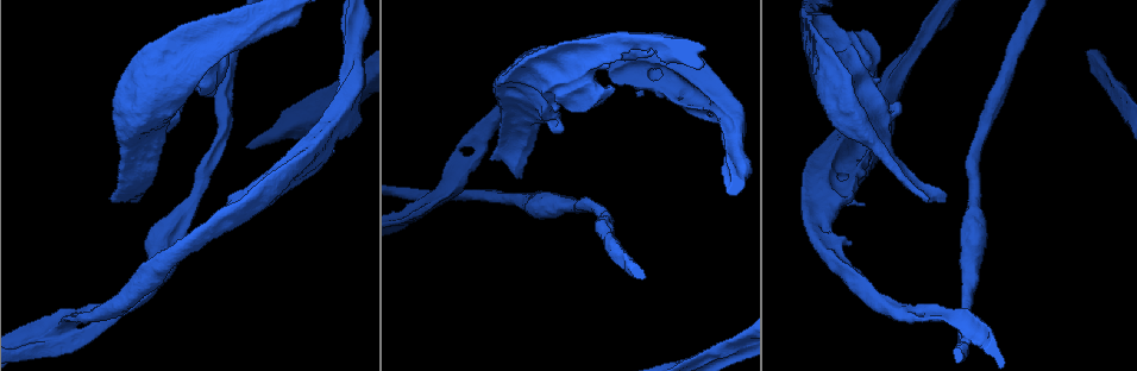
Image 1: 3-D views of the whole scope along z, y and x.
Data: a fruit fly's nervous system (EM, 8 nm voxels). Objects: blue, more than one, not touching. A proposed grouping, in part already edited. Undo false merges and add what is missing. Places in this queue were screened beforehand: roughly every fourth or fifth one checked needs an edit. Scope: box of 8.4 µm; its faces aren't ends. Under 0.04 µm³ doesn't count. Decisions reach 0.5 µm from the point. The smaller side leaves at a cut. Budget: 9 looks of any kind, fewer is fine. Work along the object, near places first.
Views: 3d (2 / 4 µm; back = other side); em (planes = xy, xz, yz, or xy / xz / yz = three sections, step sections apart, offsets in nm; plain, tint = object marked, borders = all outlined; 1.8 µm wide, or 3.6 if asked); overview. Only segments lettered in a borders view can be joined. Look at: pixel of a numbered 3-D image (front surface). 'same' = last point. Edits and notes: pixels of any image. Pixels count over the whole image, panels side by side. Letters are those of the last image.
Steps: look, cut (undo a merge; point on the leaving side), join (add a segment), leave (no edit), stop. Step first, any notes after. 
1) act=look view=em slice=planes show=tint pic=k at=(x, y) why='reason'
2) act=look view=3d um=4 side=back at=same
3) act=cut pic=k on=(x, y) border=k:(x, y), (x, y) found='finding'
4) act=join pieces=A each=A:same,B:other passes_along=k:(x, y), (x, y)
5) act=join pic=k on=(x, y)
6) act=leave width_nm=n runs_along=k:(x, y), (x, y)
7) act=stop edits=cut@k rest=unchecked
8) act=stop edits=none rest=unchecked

act=look view=3d um=4 side=back pic=1 at=(149, 133)

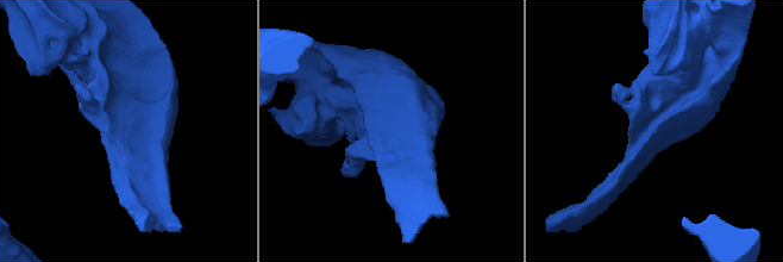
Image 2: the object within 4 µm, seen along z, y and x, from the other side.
act=look view=em um=3.6 slice=planes show=borders pic=2 at=(123, 131)

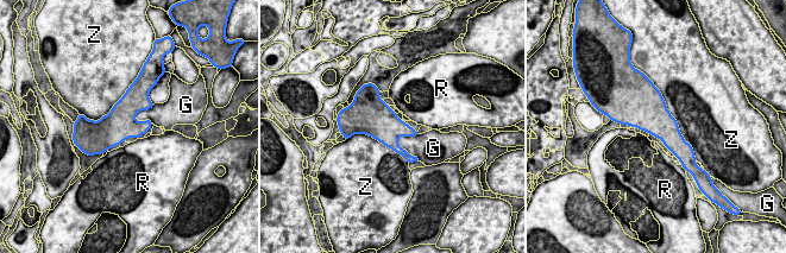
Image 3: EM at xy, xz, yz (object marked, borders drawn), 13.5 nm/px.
act=leave width_nm=420 each=G:other,R:other,Z:other found='continuous, no second neuron'

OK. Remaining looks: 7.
act=look view=em slice=planes show=borders pic=1 at=(521, 179) why='free end'

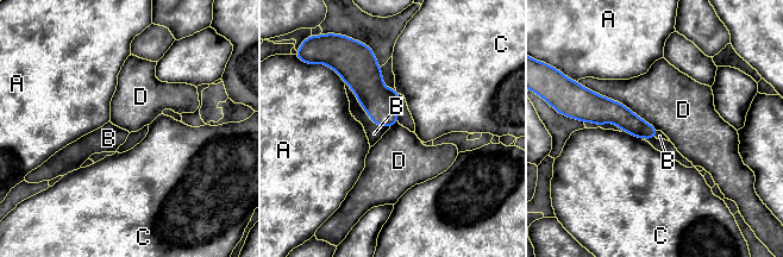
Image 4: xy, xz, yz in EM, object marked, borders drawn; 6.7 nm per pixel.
act=join pieces=B width_nm=130 each=A:other,B:same,C:other,D:other passes_along=4:(362, 73), (364, 110), (374, 133) found='it goes on there'

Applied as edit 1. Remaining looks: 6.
act=look view=em slice=yz step=8 show=tint pic=1 at=(851, 244)

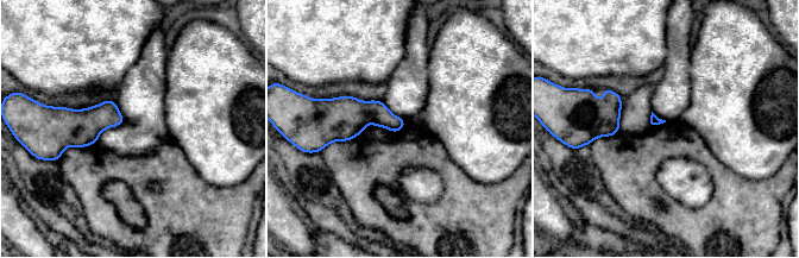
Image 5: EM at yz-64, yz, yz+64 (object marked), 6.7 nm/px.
act=look view=em slice=planes show=borders at=same

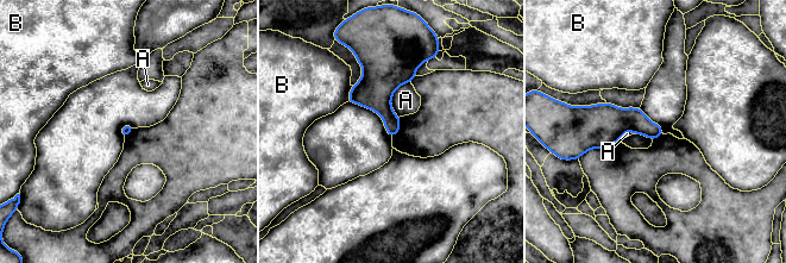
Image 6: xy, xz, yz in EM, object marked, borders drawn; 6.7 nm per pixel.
act=leave each=A:other,B:other border=6:(410, 81), (392, 95), (398, 117) found='none of them fits'

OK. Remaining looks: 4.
act=look view=em slice=planes show=borders pic=1 at=(864, 204) why='branch stops here'

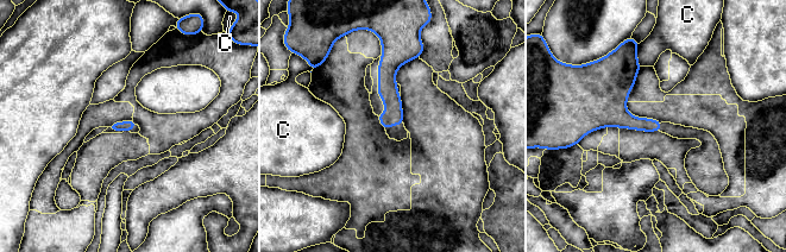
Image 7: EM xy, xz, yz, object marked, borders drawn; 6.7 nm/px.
act=leave each=C:other border=7:(639, 44), (637, 62), (641, 65) found='no lettered segment goes on from it'

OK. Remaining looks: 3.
act=stop edits=join@4 rest=unchecked

